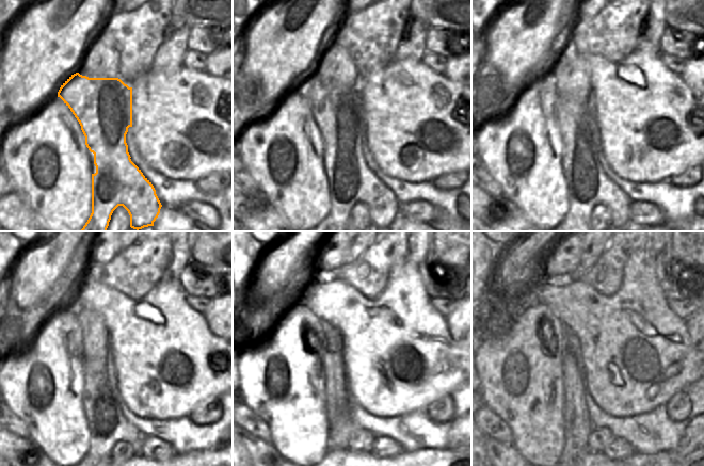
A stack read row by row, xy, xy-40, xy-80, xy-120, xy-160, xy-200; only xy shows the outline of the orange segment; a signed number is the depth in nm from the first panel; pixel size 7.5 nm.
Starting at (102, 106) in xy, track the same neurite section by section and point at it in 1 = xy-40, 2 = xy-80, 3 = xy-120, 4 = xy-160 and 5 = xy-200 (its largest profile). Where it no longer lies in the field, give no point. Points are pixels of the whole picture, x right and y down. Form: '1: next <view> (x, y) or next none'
1: next xy-40 (339, 113)
2: next xy-80 (577, 119)
3: next xy-120 (110, 427)
4: next xy-160 (339, 433)
5: next xy-200 (585, 428)

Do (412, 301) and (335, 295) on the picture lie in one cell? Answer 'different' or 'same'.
same

